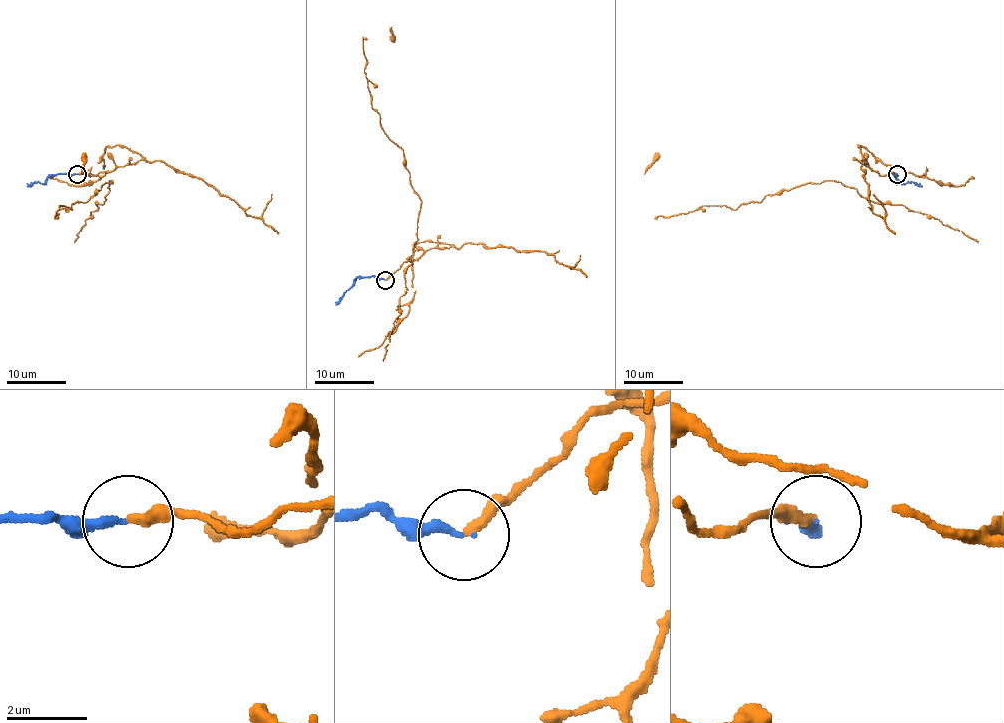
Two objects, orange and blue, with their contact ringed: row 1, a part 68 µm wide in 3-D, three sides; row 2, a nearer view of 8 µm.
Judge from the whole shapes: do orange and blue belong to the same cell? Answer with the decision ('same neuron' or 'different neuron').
same neuron

